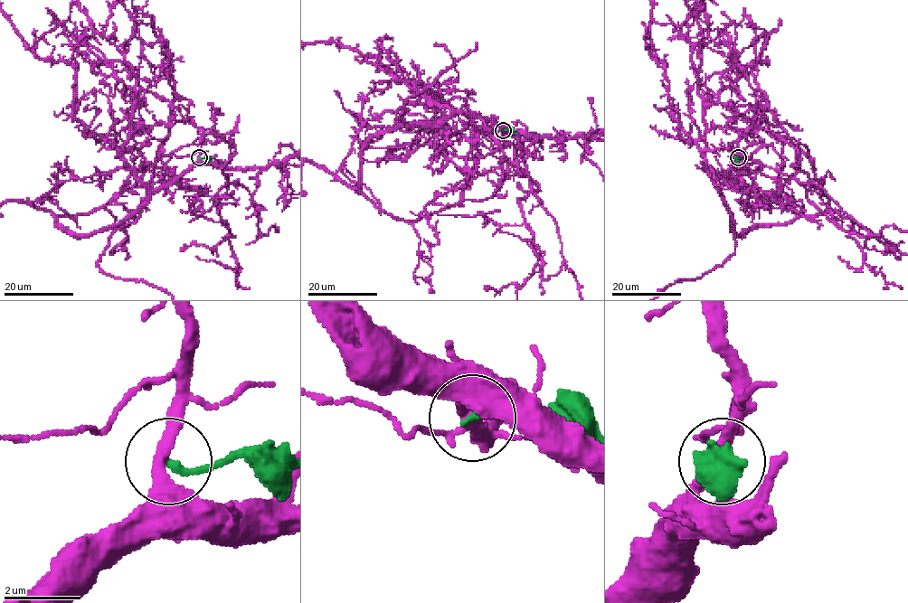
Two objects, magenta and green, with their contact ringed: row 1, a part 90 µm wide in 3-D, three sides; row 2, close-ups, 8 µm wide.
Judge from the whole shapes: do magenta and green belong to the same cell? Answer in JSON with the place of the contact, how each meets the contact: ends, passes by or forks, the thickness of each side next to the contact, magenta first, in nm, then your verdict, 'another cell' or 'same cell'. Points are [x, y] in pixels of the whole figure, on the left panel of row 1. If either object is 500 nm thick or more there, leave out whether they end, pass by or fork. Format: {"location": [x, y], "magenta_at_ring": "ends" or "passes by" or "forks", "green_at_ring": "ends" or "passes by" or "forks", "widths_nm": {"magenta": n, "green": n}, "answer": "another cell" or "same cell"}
{"location": [199, 157], "magenta_at_ring": "passes by", "green_at_ring": "ends", "widths_nm": {"magenta": 320, "green": 190}, "answer": "another cell"}

